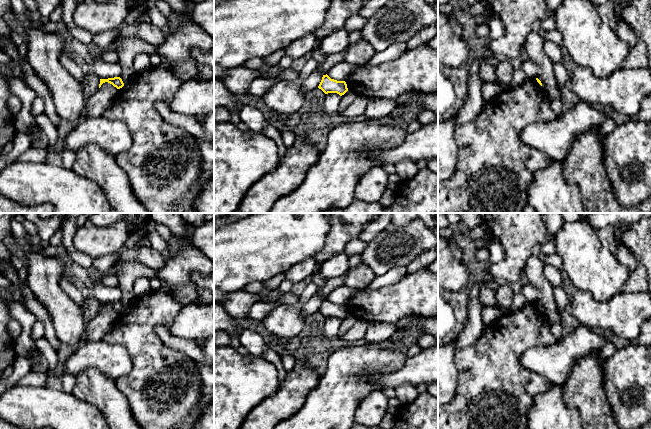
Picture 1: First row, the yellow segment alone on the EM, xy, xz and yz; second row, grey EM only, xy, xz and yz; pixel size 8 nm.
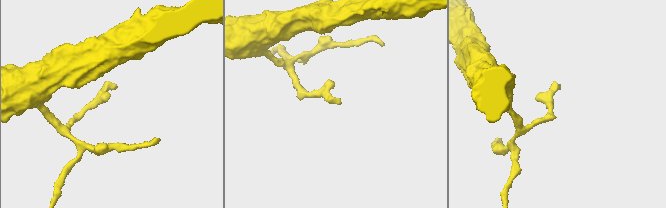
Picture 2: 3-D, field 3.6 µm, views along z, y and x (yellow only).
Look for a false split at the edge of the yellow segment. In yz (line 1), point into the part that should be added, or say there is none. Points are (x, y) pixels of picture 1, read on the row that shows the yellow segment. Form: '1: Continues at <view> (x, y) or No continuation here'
1: No continuation here

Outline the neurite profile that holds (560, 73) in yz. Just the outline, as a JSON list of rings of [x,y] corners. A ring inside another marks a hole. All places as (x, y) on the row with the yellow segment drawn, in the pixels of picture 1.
[[[561,62],[553,63],[554,76],[556,78],[557,85],[562,89],[567,84],[568,74]]]

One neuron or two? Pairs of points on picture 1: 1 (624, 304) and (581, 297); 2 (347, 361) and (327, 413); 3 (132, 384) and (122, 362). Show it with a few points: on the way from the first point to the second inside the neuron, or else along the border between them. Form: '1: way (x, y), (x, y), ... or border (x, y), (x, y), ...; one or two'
1: way (613, 307), (592, 307); one
2: way (341, 374), (340, 390), (335, 400); one
3: border (128, 351), (132, 369), (115, 380); two

